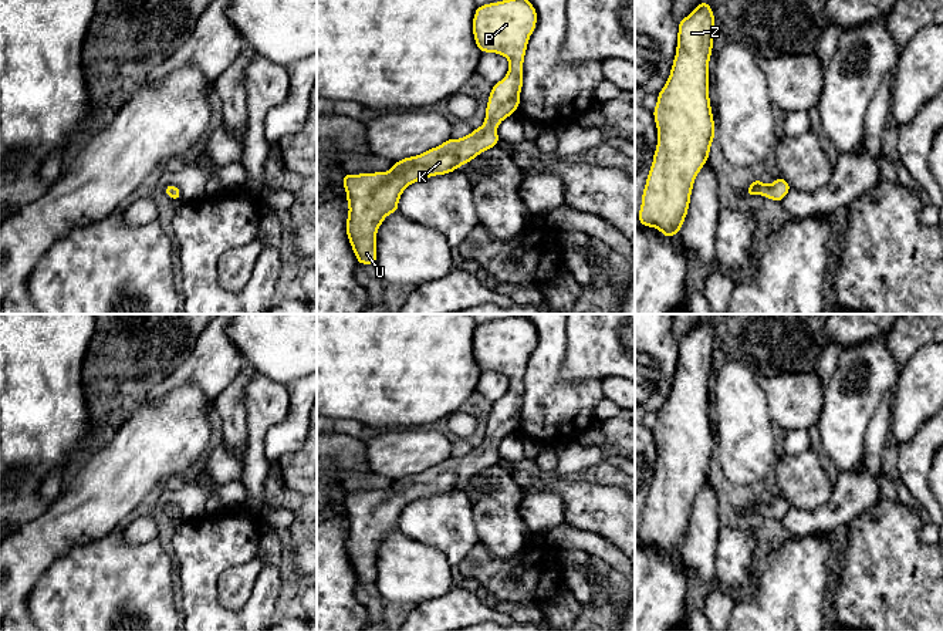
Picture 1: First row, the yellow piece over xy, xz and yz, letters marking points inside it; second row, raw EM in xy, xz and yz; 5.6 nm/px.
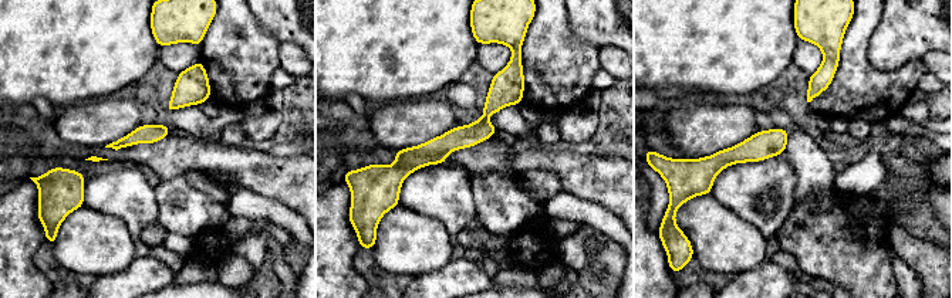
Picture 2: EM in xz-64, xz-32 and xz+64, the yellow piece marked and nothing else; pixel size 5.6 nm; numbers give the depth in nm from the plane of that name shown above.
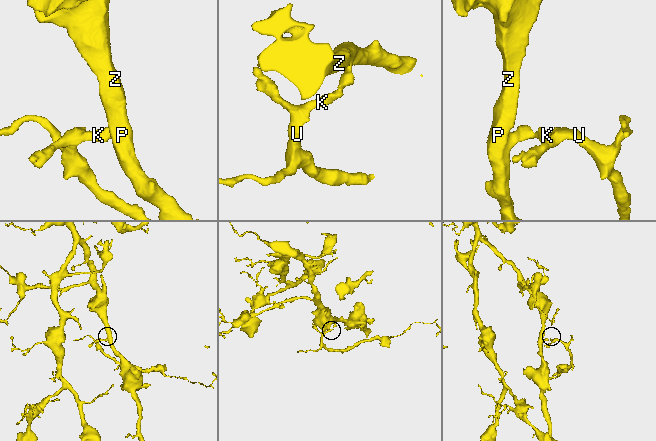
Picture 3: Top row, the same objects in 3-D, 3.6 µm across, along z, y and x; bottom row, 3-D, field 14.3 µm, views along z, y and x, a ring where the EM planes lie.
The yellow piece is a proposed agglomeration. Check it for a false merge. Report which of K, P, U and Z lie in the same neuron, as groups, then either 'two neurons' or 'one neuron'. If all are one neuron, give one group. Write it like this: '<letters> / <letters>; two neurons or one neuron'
K P U Z; one neuron

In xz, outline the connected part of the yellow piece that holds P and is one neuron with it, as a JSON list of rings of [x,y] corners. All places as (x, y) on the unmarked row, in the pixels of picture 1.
[[[525,314],[477,324],[473,335],[476,364],[481,371],[496,371],[510,379],[507,394],[493,402],[484,443],[467,455],[450,456],[418,475],[398,479],[388,490],[344,492],[342,503],[349,524],[345,550],[358,583],[376,581],[376,550],[388,533],[399,530],[398,520],[409,503],[450,492],[497,465],[497,445],[520,425],[523,379],[535,344],[537,328]]]

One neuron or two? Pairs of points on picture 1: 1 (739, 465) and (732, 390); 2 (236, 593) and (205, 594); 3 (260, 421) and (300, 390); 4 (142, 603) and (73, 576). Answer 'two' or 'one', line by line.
1: one
2: two
3: two
4: one

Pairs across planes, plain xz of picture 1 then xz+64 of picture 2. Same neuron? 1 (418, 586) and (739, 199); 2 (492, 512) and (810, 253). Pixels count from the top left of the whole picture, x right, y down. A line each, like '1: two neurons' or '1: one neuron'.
1: two neurons
2: two neurons

